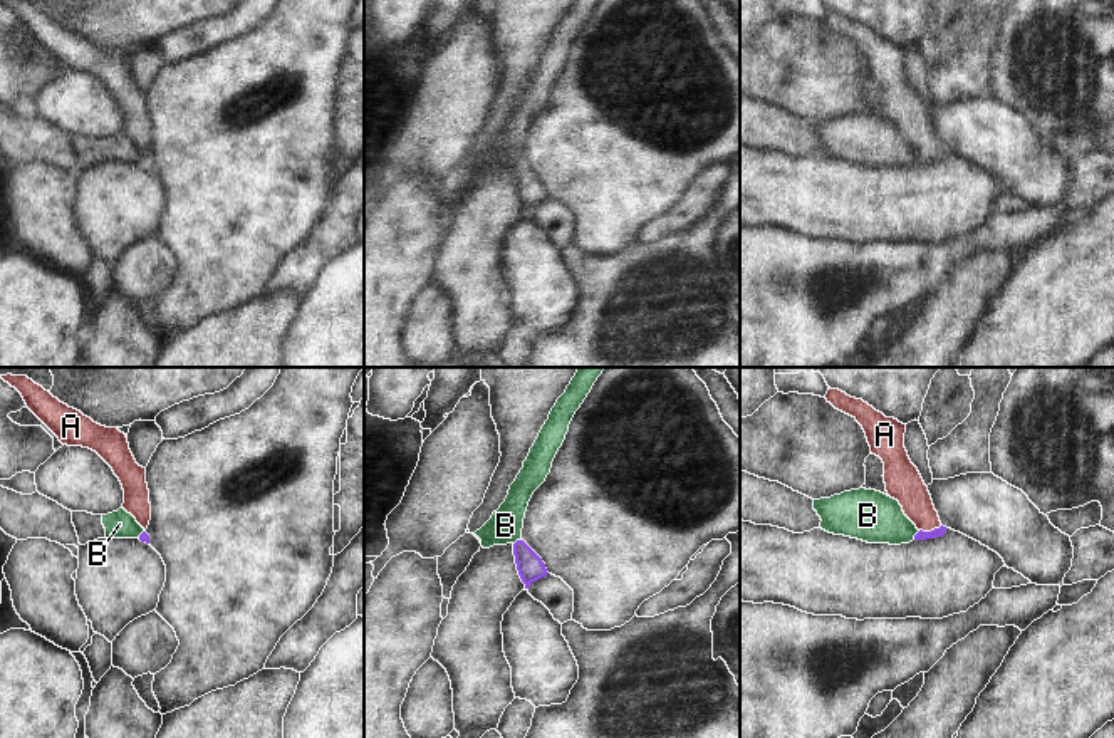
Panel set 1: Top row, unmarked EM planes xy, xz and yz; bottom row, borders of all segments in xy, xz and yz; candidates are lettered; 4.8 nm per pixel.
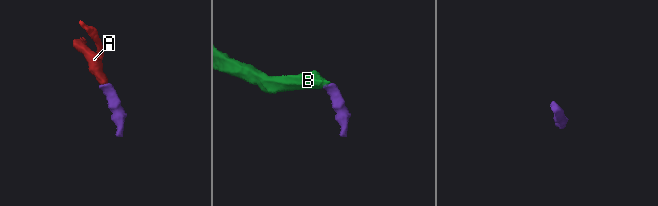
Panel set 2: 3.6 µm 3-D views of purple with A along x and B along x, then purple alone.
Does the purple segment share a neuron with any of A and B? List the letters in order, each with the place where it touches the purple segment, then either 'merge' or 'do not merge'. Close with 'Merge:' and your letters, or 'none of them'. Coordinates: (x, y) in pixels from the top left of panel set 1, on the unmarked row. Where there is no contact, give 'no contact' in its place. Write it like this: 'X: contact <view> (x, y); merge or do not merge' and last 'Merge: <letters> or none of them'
A: contact yz (931, 155); merge
B: contact yz (915, 160); do not merge
Merge: A

